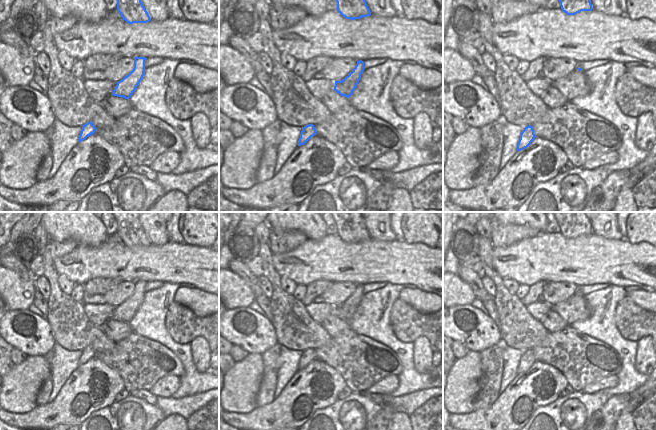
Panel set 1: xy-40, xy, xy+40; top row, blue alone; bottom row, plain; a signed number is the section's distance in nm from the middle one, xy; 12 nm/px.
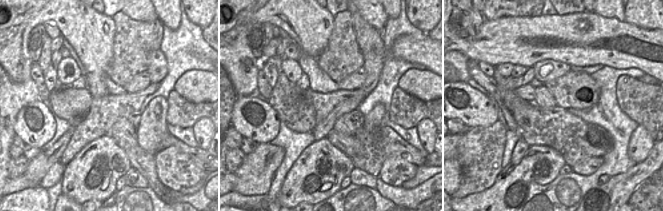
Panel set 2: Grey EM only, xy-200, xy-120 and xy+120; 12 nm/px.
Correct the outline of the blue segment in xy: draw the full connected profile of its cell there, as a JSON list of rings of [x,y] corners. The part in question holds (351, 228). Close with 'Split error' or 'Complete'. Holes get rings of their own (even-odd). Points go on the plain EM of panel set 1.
[[[331,212],[337,235],[346,243],[360,243],[371,239],[361,212]]]. Complete

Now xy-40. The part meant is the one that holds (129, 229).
[[[112,212],[117,222],[117,234],[129,248],[151,244],[138,219],[138,212]]]. Complete

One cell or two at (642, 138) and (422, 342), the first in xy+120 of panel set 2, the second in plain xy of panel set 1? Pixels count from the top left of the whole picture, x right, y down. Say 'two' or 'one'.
one

